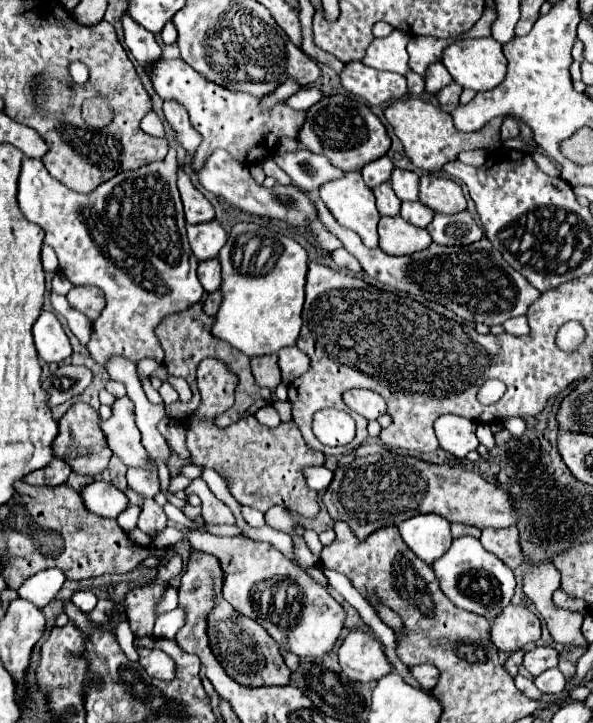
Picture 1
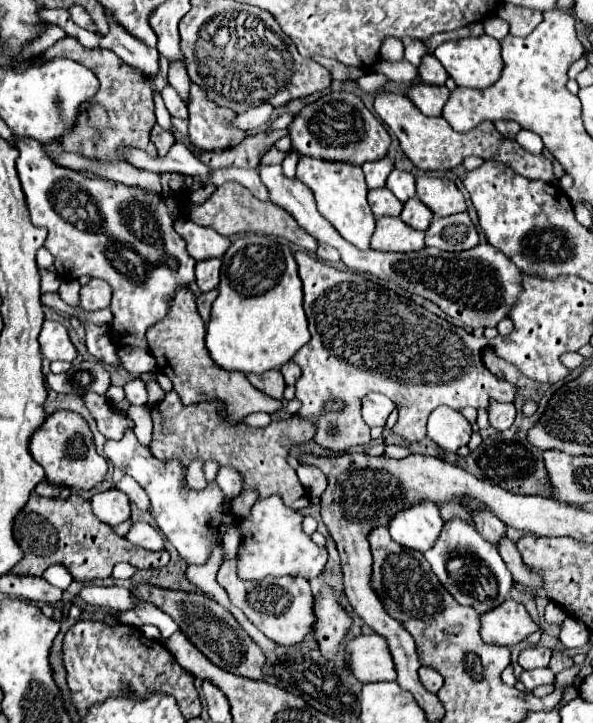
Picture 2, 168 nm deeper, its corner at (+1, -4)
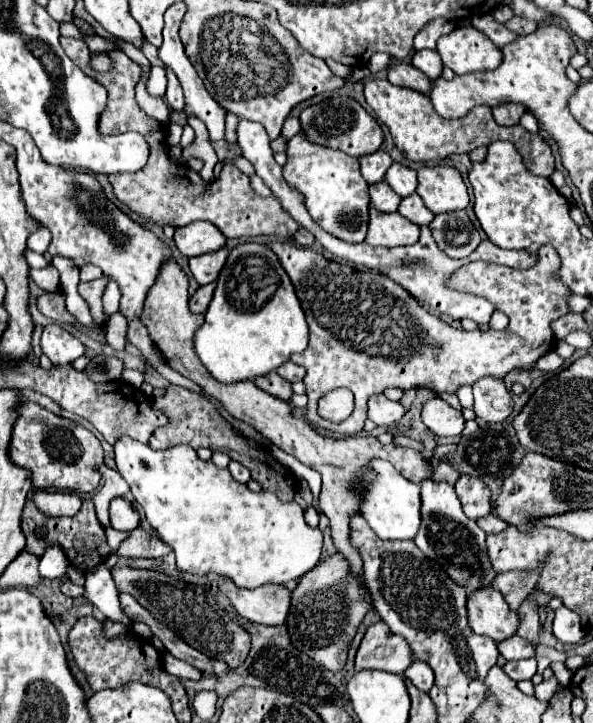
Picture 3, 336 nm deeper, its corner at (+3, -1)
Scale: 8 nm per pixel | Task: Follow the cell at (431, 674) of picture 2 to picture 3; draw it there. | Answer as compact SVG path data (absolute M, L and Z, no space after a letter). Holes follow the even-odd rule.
M414 661L406 671L404 671L404 677L414 683L414 687L418 687L420 691L428 693L430 687L434 685L434 671L422 663L422 661Z

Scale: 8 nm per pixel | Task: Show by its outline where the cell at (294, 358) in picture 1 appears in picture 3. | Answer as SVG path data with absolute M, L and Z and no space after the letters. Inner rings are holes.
M288 361L288 363L284 363L284 365L278 369L278 375L284 377L286 381L294 383L294 381L302 381L304 375L306 375L306 371L304 371L304 367L300 367L300 365Z

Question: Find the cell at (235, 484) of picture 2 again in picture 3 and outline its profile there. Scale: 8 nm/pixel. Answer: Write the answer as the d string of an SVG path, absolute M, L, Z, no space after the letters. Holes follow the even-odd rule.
M230 461L228 469L230 469L230 473L232 473L232 477L236 481L240 481L240 483L248 483L250 481L250 471L244 465L240 465L238 461Z

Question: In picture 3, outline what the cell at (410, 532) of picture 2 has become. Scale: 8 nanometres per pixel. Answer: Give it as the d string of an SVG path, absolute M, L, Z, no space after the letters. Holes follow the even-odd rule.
M372 459L352 477L352 489L358 491L360 509L358 513L366 519L372 531L380 539L414 539L420 527L420 487L408 479L404 479L388 461ZM374 473L374 479L366 479L362 475Z

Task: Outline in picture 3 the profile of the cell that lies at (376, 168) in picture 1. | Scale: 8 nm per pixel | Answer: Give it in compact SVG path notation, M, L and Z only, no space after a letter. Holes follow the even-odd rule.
M376 151L376 153L370 153L370 155L364 155L358 159L360 161L360 171L364 175L364 179L372 185L372 183L378 183L384 179L384 173L386 169L392 165L392 159L386 151Z

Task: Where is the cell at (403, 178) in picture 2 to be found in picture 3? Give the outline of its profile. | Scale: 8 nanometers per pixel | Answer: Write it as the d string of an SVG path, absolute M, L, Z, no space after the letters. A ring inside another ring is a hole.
M392 163L392 167L386 171L386 181L400 197L408 197L416 191L416 171L406 165Z

